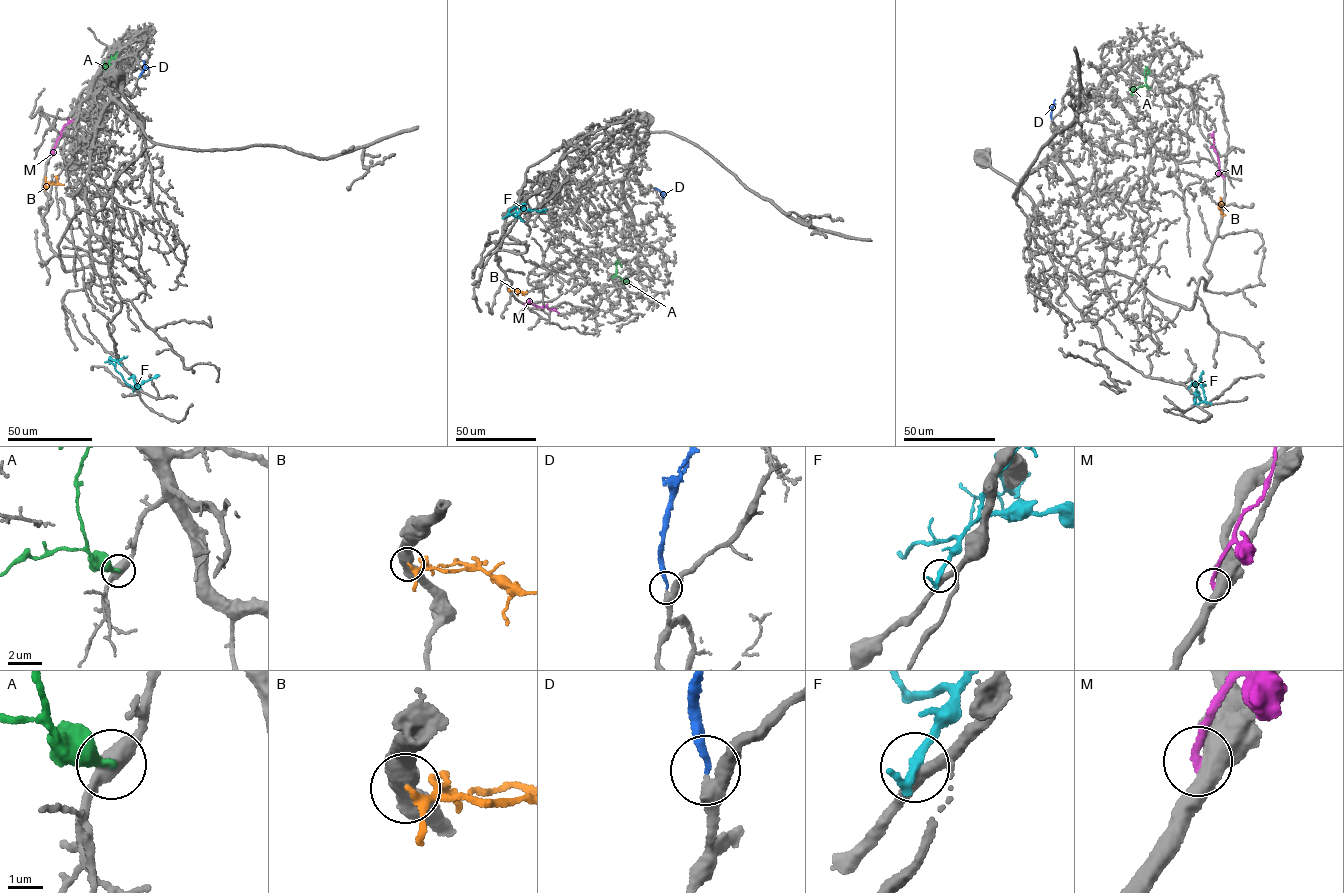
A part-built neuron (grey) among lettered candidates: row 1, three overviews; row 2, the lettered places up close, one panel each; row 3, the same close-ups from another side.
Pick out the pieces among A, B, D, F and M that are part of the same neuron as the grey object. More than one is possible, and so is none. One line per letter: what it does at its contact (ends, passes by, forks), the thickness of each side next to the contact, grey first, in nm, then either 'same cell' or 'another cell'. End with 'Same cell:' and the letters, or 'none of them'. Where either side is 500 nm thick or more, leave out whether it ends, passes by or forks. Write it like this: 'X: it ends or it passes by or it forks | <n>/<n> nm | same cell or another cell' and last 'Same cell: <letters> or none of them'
A: it ends | 480/360 nm | another cell
B: 550/130 nm | another cell
D: it ends | 400/190 nm | same cell
F: it ends | 340/360 nm | another cell
M: 600/280 nm | another cell
Same cell: D

